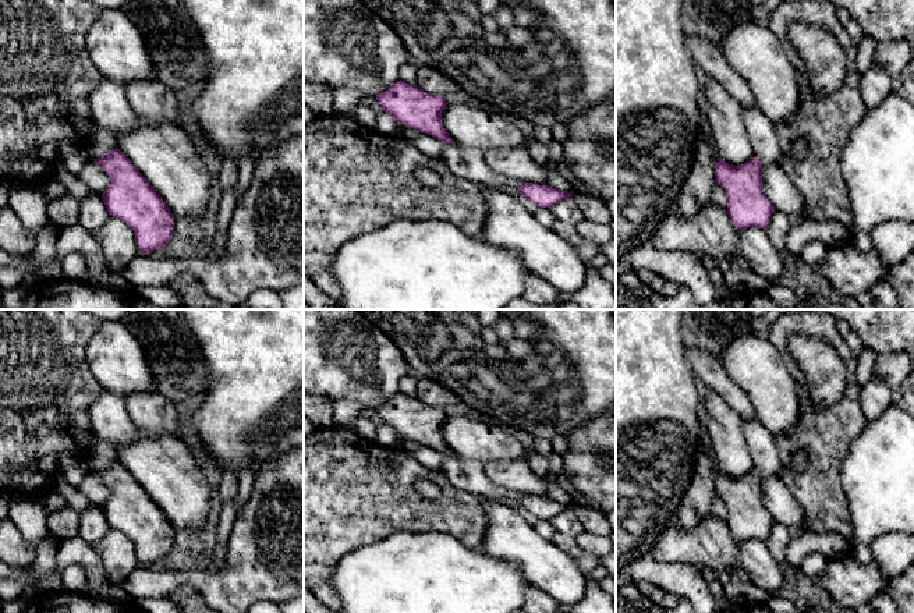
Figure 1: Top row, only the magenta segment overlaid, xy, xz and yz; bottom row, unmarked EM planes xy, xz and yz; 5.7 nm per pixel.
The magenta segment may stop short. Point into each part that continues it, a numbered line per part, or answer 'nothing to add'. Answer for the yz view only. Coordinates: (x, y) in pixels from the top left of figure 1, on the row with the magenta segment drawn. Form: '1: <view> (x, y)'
nothing to add

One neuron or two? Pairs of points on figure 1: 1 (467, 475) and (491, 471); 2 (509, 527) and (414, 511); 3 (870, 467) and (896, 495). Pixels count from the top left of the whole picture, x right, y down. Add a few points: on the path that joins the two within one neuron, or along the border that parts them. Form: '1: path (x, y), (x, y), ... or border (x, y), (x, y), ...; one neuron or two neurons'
1: border (482, 464), (482, 471), (491, 481), (513, 491); two neurons
2: border (481, 499), (486, 531), (479, 548); two neurons
3: path (877, 474), (891, 488); one neuron

